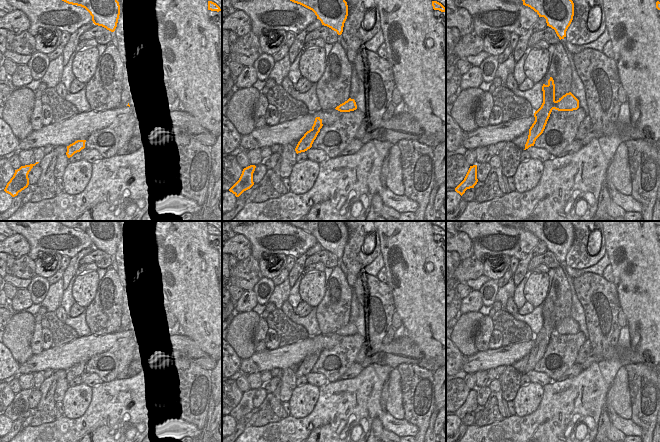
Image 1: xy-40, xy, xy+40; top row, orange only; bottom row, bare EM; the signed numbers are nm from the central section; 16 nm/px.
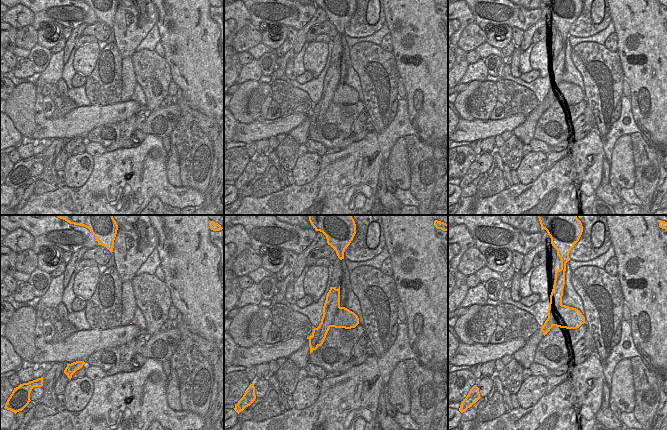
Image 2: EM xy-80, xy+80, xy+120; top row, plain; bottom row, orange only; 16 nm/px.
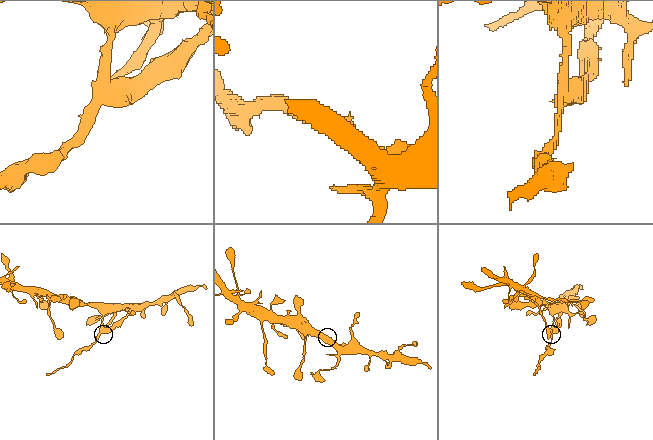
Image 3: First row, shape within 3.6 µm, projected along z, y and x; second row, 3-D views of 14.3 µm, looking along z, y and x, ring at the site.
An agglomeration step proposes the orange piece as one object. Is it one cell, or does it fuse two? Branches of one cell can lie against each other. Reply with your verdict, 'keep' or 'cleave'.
cleave

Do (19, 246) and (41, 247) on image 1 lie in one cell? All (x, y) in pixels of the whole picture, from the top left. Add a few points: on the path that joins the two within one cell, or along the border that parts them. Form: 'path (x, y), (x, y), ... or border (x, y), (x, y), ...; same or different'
border (16, 232), (29, 244), (27, 254); different

